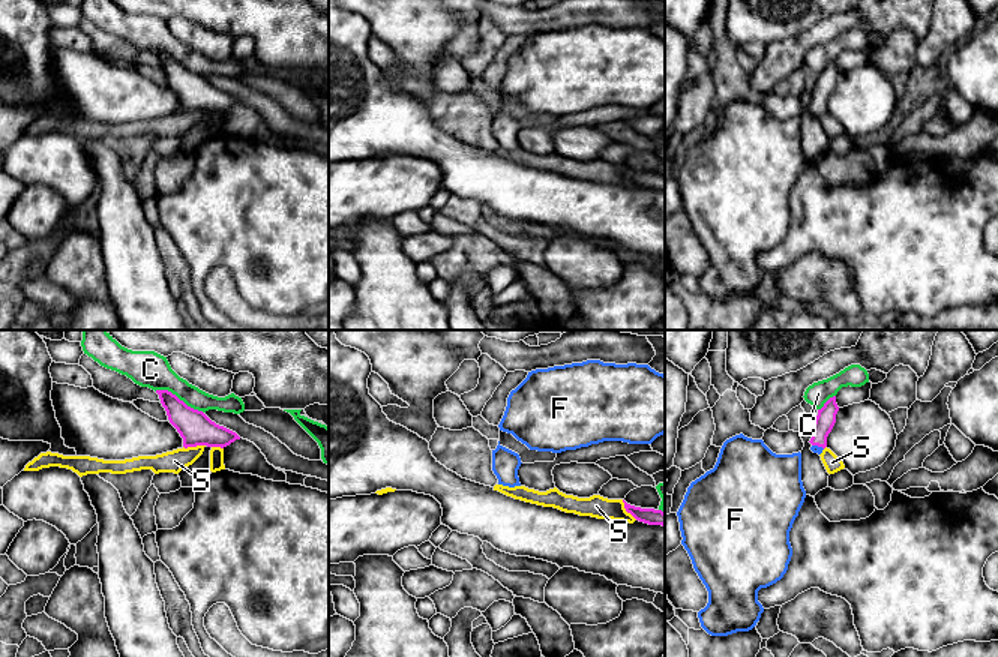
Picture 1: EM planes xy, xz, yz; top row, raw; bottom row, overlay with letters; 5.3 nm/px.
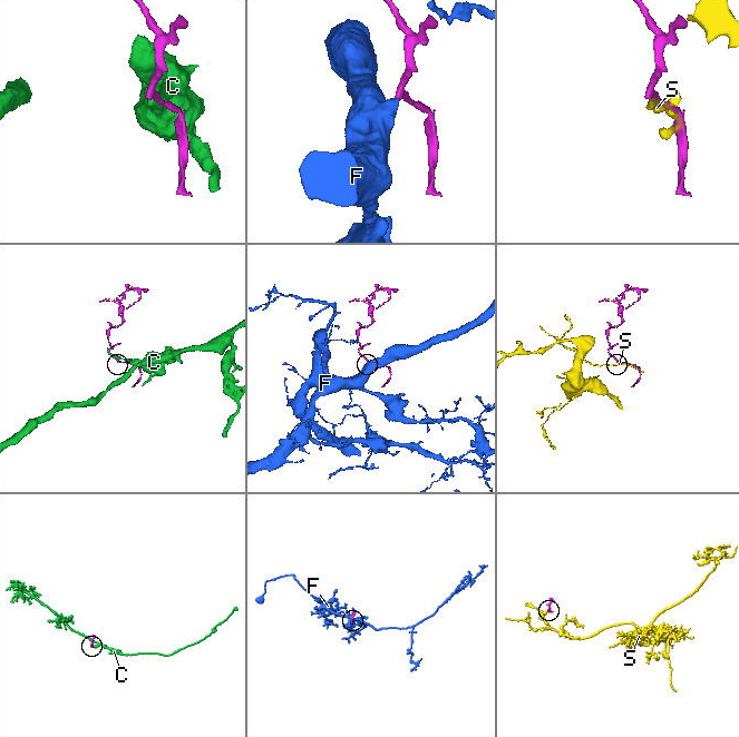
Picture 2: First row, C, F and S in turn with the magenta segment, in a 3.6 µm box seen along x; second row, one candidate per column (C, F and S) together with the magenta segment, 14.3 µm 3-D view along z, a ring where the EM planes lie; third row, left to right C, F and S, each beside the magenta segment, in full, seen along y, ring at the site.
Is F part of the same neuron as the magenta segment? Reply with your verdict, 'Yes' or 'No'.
Yes

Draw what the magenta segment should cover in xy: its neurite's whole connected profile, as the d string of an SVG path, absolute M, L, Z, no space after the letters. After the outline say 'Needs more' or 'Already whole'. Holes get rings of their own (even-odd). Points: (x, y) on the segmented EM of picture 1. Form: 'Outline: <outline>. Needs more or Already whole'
Outline: M156 390L161 404L167 411L170 423L183 438L183 447L227 447L240 436L212 422L203 411L188 406L176 394L168 390Z. Already whole

